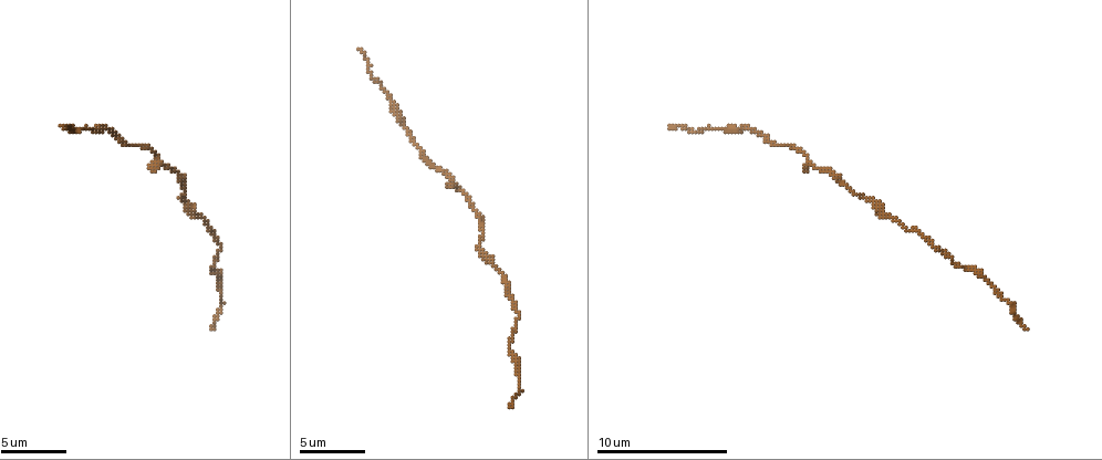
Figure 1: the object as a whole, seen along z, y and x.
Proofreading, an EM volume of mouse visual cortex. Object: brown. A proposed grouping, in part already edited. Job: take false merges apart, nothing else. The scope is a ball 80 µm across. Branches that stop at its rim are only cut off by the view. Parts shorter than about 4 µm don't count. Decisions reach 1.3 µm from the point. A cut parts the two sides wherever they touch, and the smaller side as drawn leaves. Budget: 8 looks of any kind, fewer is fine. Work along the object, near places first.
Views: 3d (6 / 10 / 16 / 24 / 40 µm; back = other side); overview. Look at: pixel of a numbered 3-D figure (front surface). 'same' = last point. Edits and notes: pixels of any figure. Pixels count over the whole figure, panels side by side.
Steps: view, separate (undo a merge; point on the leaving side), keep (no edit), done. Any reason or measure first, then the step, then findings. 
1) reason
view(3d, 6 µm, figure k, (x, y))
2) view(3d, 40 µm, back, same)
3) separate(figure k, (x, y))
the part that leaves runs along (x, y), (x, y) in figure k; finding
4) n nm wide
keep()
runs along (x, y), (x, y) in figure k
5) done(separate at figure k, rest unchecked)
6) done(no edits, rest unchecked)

sudden change in width
view(3d, 10 µm, figure 1, (407, 128))

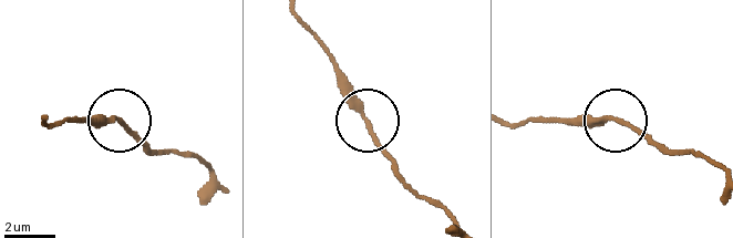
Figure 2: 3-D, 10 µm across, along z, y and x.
view(3d, 6 µm, figure 2, (364, 120))

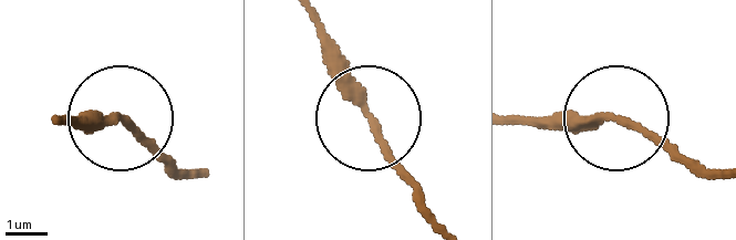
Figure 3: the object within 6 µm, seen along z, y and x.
keep()
runs along (199, 174), (132, 121), (54, 121) in figure 3; continuous, no second cell

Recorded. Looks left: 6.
calibre changes
view(3d, 10 µm, figure 1, (800, 151))

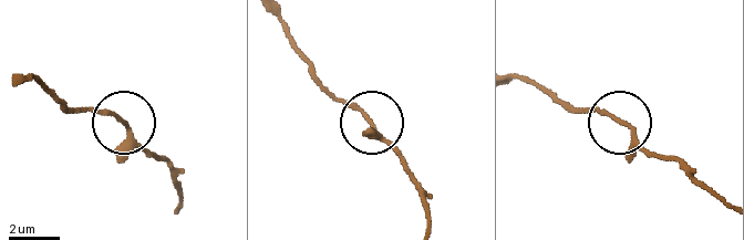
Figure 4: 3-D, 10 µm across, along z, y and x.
keep()
runs along (431, 223), (422, 187), (405, 162), (312, 69) in figure 4; continuous, no second cell

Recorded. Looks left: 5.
thick turns thin
view(3d, 10 µm, figure 1, (180, 198))

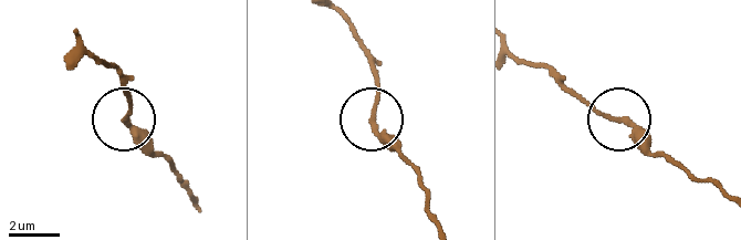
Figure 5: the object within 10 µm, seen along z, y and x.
keep()
one cell here

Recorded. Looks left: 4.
sudden change in width
view(3d, 10 µm, figure 1, (511, 343))

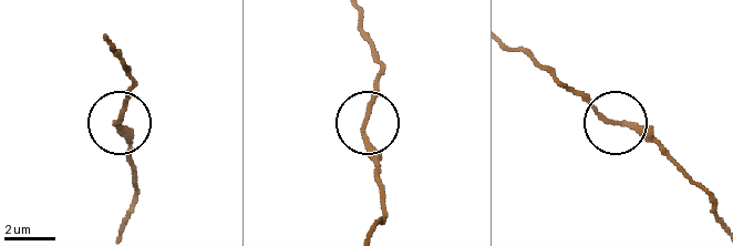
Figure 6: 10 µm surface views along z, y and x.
keep()
runs along (510, 49), (536, 58), (594, 109), (644, 134), (674, 163) in figure 6; one cell here

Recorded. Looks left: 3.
done(no edits, rest unchecked)

